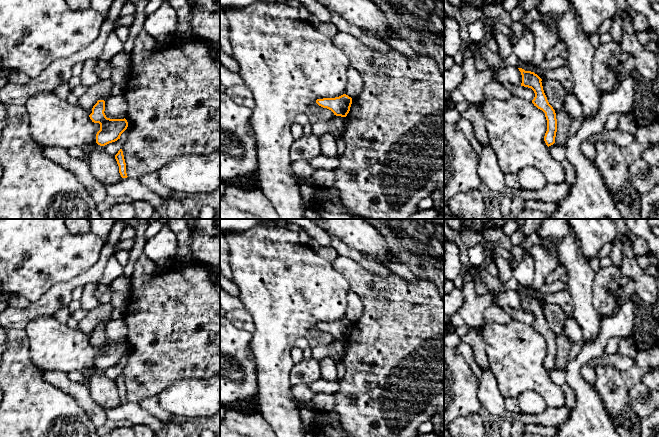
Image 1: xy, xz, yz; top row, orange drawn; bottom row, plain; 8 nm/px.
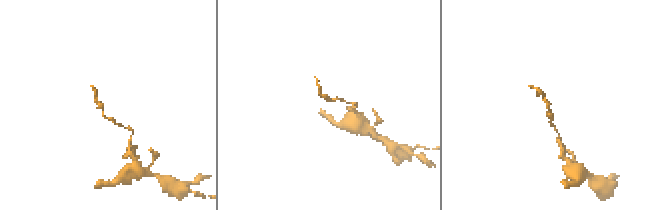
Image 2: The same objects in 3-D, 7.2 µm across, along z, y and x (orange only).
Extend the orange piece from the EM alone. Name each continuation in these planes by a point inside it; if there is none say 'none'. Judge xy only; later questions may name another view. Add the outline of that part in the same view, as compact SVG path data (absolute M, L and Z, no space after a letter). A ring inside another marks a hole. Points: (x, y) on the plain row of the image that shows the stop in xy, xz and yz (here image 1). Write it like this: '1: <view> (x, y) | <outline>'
none

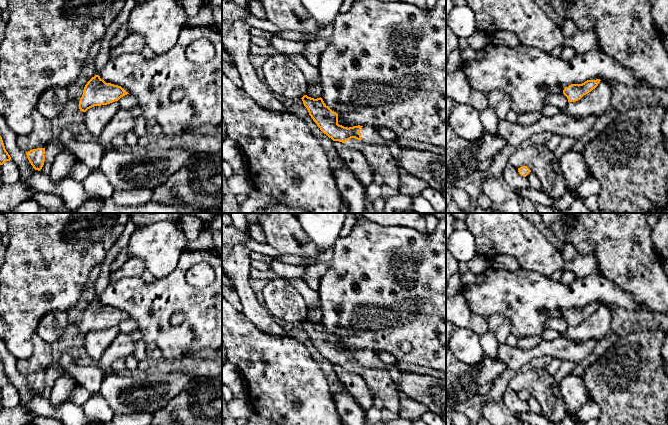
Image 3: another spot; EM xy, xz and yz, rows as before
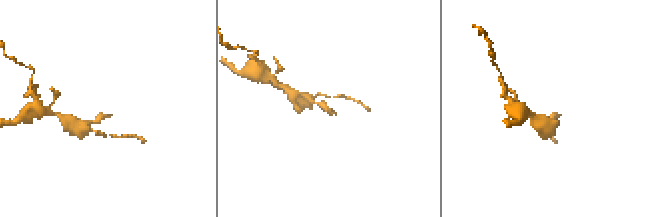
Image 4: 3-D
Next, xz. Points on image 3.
1: xz (370, 360) | M370 349L363 350L360 355L360 358L361 358L360 364L351 362L350 364L344 366L343 368L347 371L361 375L366 370L371 370L371 369L376 369L388 373L389 369L393 367L398 371L400 371L401 373L423 374L440 379L446 379L446 374L443 372L433 369L426 369L420 365L408 362L396 361L394 364L387 365L379 358L379 356L373 350Z

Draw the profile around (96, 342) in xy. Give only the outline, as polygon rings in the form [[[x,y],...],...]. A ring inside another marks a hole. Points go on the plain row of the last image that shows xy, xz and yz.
[[[118,326],[94,330],[85,336],[85,349],[94,362],[99,362],[107,347],[121,333]]]

